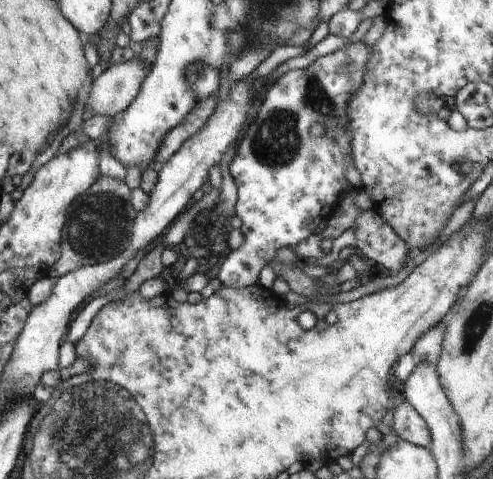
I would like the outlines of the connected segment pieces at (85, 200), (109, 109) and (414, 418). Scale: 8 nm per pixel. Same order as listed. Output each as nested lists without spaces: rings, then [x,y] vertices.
[[[100,176],[95,184],[70,204],[61,233],[61,256],[53,265],[50,277],[58,278],[80,269],[80,266],[107,262],[123,252],[137,216],[129,201],[131,191],[122,180]]]
[[[139,56],[122,64],[113,64],[98,78],[92,81],[92,88],[86,100],[86,107],[92,115],[116,118],[124,113],[130,104],[138,97],[142,82],[149,74],[150,63],[142,63]]]
[[[399,399],[392,413],[393,430],[398,438],[418,447],[431,445],[431,435],[428,426],[418,415],[418,412],[405,399]]]

